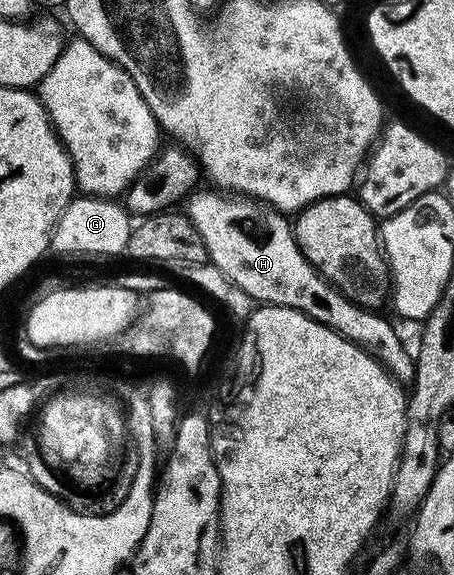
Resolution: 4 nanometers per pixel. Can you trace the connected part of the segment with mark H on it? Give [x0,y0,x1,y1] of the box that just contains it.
[187,188,414,383]

